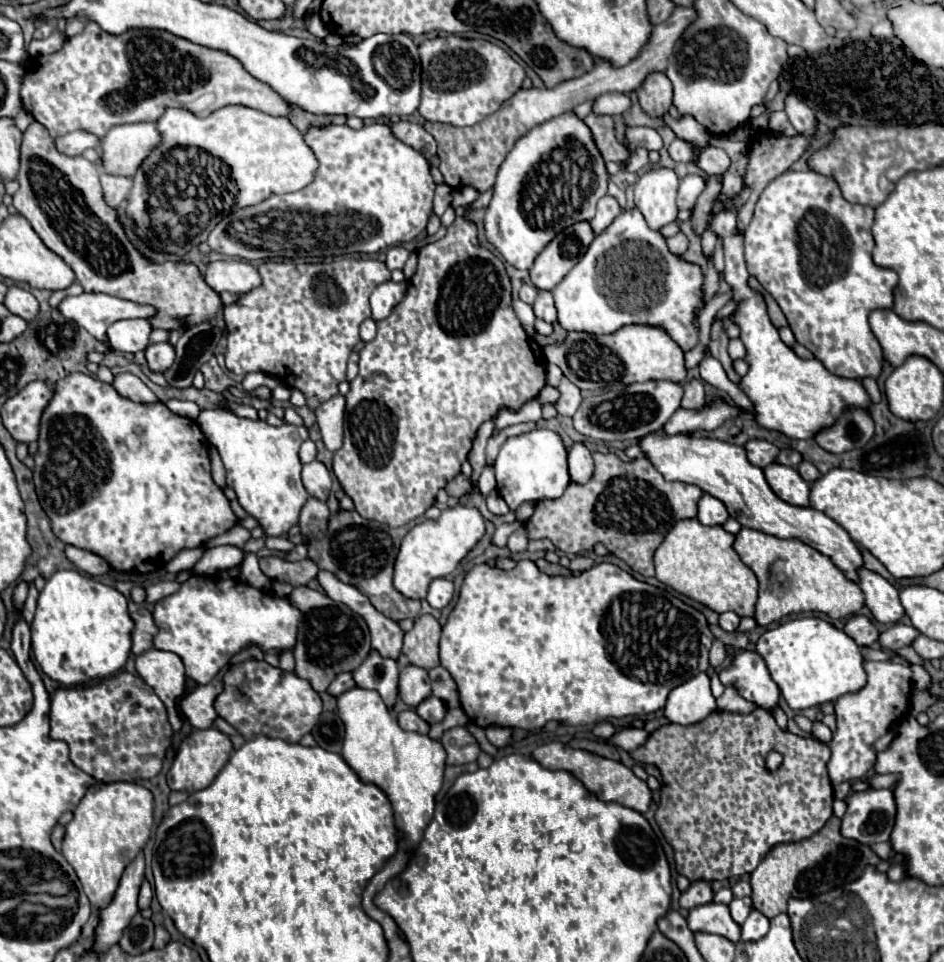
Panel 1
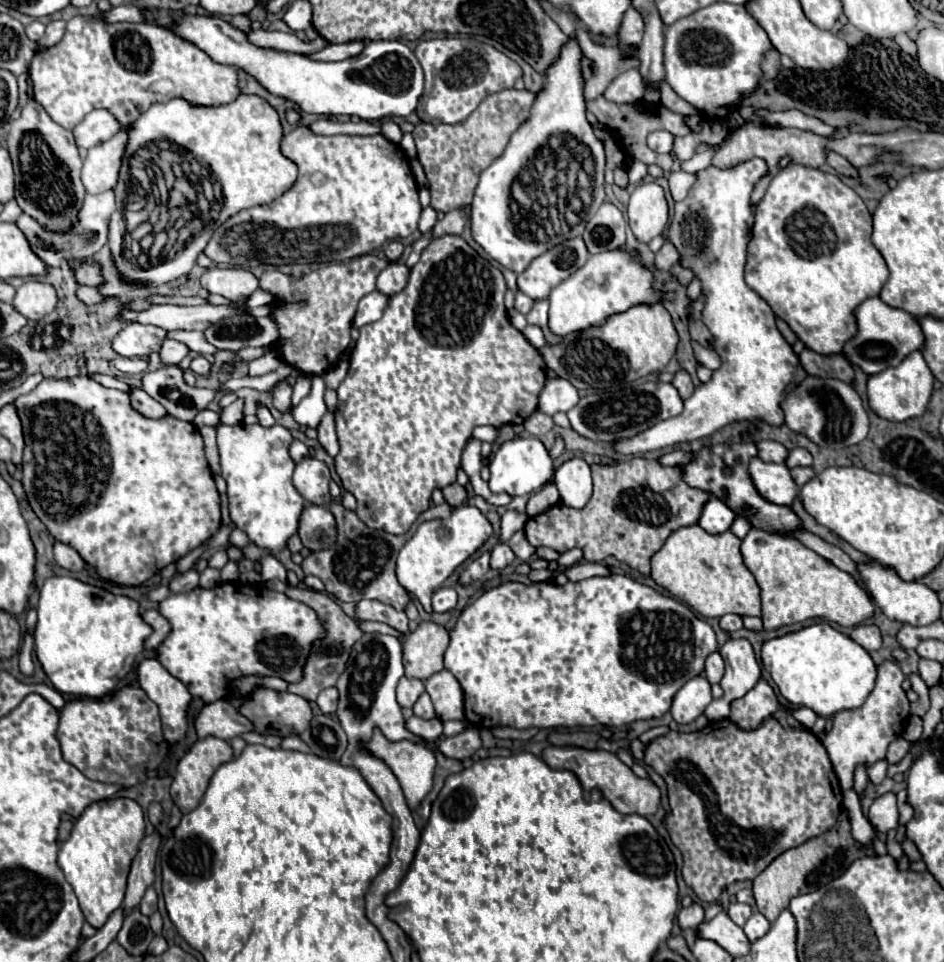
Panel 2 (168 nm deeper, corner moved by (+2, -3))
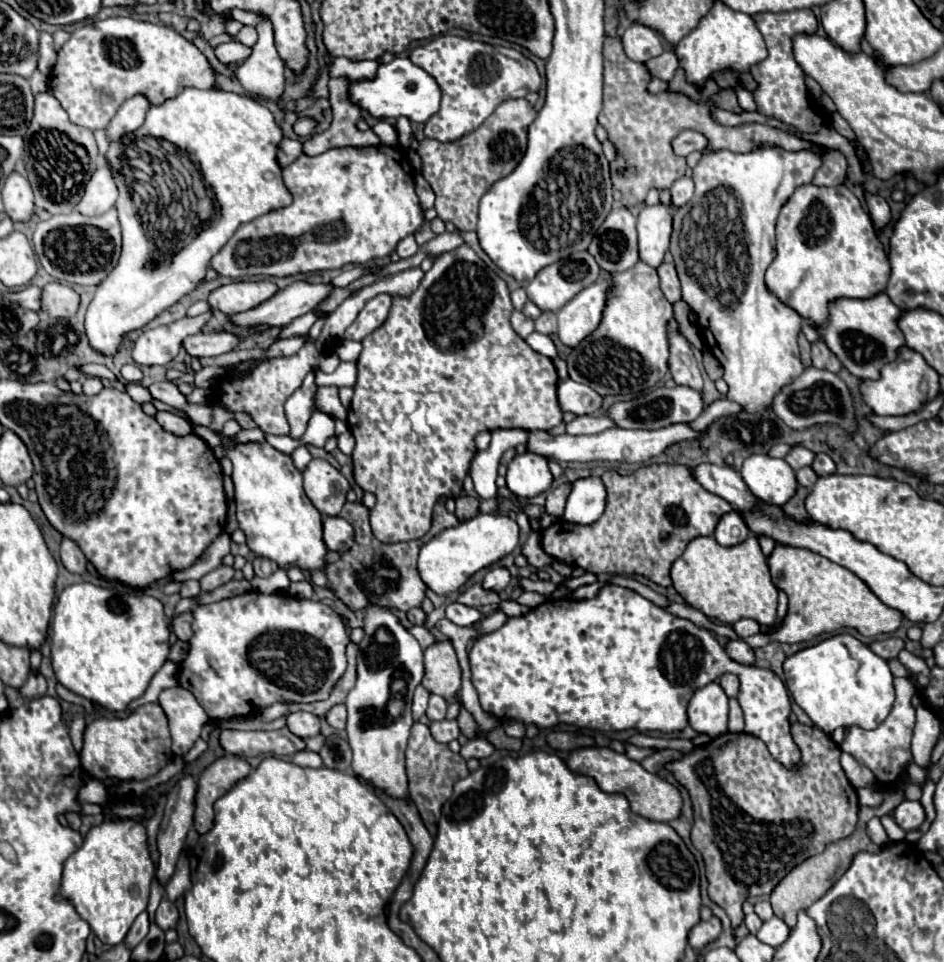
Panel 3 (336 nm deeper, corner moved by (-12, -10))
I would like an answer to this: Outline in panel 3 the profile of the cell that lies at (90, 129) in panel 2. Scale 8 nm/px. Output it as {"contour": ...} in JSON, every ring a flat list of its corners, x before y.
{"contour":[[135,94,127,102,123,102,123,106,113,116,113,120,107,128,107,140,117,142,123,138,123,134,135,132,143,124,149,106,151,106,151,102,147,102,147,98,143,98,143,94]]}

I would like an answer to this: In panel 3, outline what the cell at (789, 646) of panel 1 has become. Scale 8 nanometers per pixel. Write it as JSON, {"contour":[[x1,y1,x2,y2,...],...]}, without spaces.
{"contour":[[837,634,817,646,799,650,785,660,783,670,795,704,801,706,811,722,829,736,839,726,873,730,887,718,895,700,893,674,887,662,851,634]]}

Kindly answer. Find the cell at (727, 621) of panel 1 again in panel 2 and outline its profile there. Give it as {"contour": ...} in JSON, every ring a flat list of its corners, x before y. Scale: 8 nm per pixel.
{"contour":[[723,615,721,617,721,629,727,631,727,633,733,633,733,631,739,631,743,627,743,621,739,615]]}

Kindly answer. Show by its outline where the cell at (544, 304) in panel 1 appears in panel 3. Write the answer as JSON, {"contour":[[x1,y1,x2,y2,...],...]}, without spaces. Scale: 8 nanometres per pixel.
{"contour":[[543,312,537,320,535,320,535,330,541,334,555,334,557,332,557,316,553,312]]}

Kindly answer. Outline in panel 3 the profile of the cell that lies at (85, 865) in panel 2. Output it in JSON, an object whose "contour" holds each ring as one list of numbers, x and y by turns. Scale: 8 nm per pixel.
{"contour":[[135,820,103,822,89,830,83,846,65,862,59,898,69,900,95,936,109,946,121,944,133,920,147,908,155,864,147,848,145,826]]}

